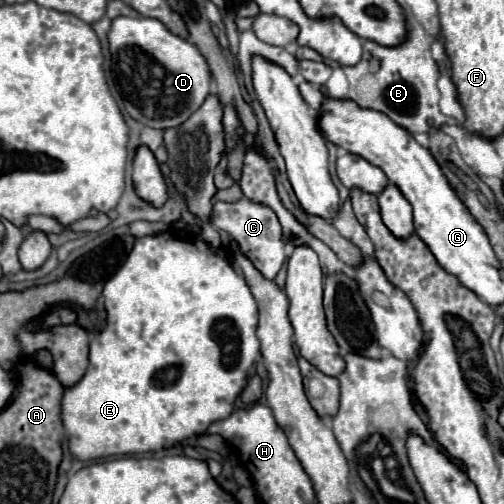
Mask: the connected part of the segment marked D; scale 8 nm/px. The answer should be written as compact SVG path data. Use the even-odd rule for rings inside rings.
M118 16L116 20L112 20L110 32L108 32L108 44L110 44L112 62L118 72L112 76L116 78L116 88L122 96L124 108L134 120L142 122L144 126L160 128L160 130L178 126L192 112L196 112L202 106L204 98L210 94L210 72L204 56L198 52L198 48L192 42L174 36L160 20Z

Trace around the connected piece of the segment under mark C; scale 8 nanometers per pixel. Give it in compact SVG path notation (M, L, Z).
M240 198L238 202L216 202L212 212L212 226L228 232L230 238L238 242L240 250L252 260L252 264L266 278L274 280L286 260L286 254L282 242L282 226L278 224L278 216L274 216L272 208L266 208L266 204L254 204L254 200L246 198Z

